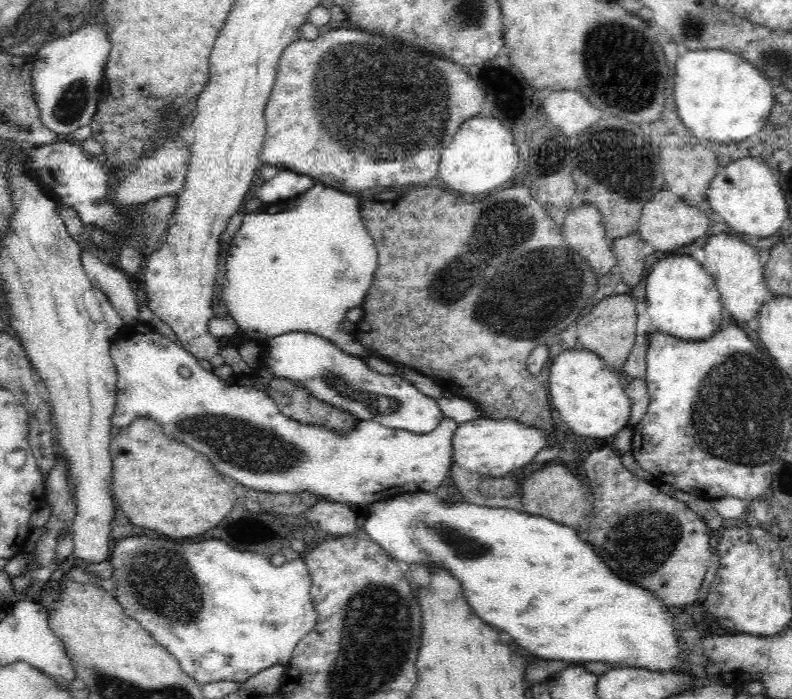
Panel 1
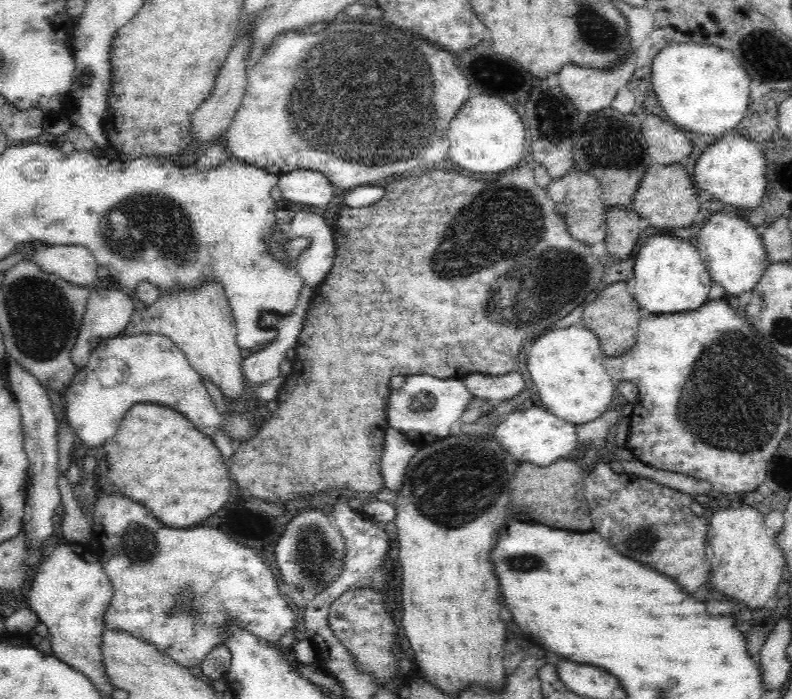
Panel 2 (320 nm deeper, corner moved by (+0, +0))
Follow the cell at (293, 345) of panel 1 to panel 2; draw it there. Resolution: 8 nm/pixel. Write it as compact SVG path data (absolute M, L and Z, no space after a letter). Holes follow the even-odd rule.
M431 374L404 377L404 386L398 392L390 390L385 408L388 426L399 430L414 446L436 442L451 434L450 428L460 422L464 410L474 397L463 378L436 378Z

